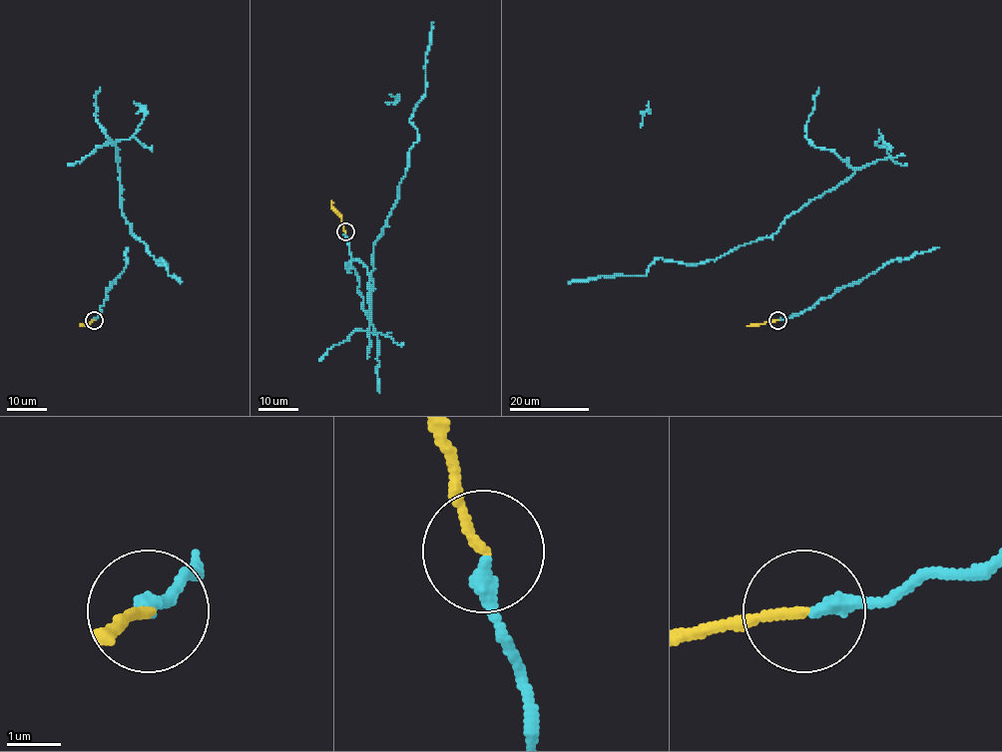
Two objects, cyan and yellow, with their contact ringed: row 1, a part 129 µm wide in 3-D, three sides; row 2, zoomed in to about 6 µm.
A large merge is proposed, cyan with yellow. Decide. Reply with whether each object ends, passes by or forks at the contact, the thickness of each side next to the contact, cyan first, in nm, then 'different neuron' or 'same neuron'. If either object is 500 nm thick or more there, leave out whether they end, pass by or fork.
cyan ends there; yellow ends there; 300 nm thick on the cyan side, 170 nm on the other; same neuron

